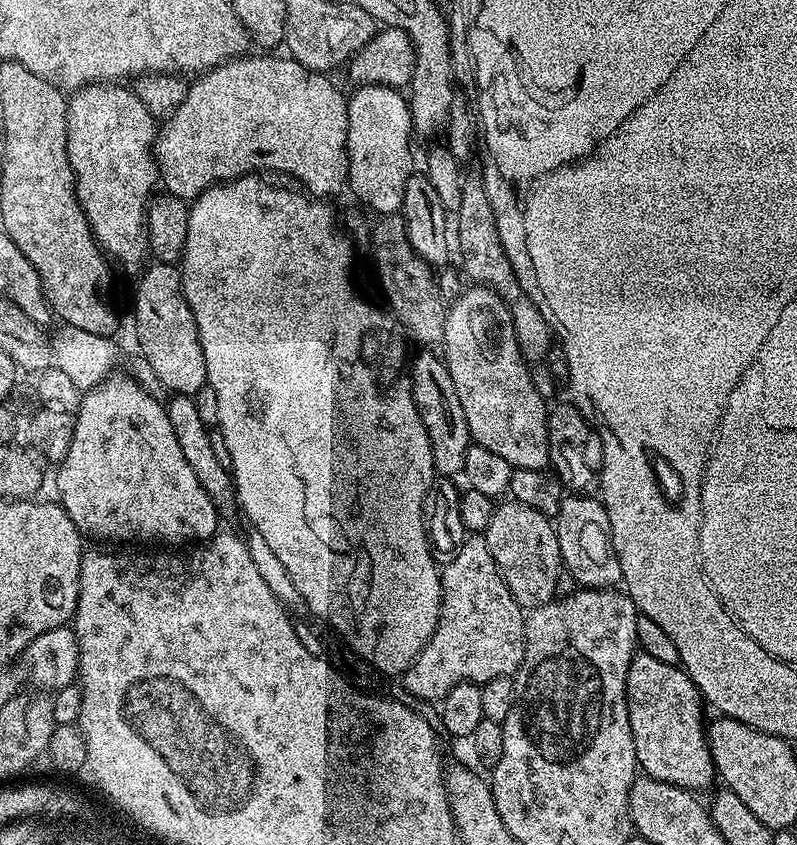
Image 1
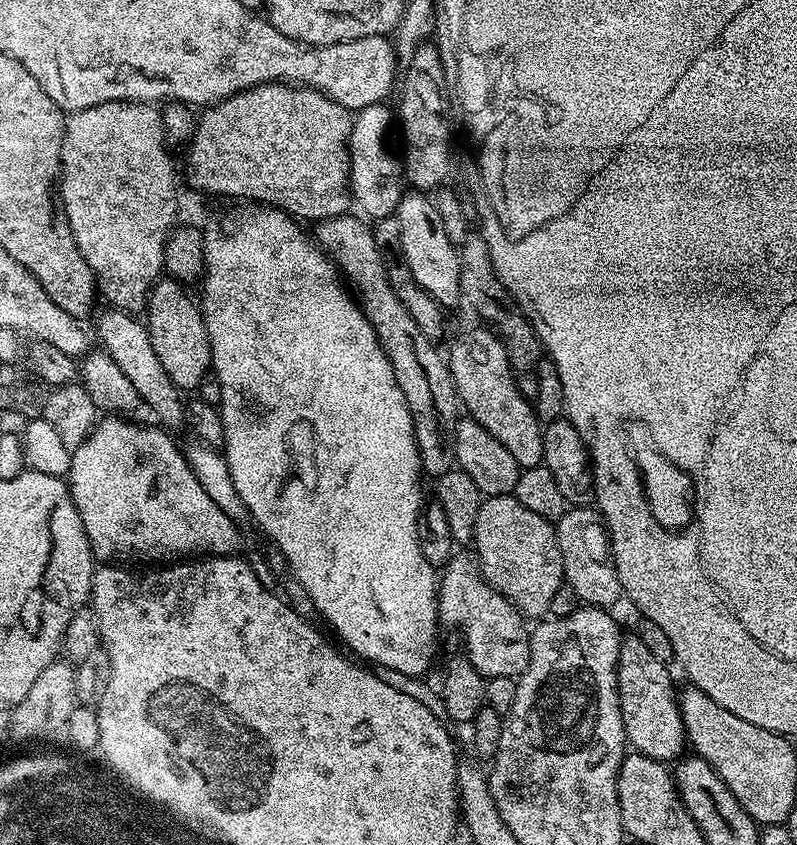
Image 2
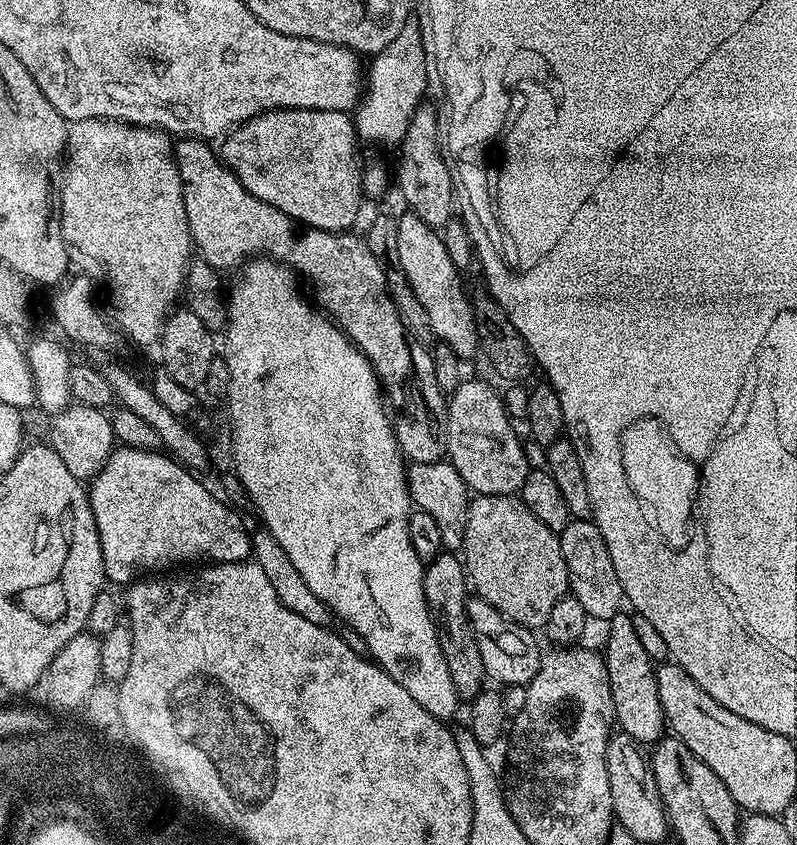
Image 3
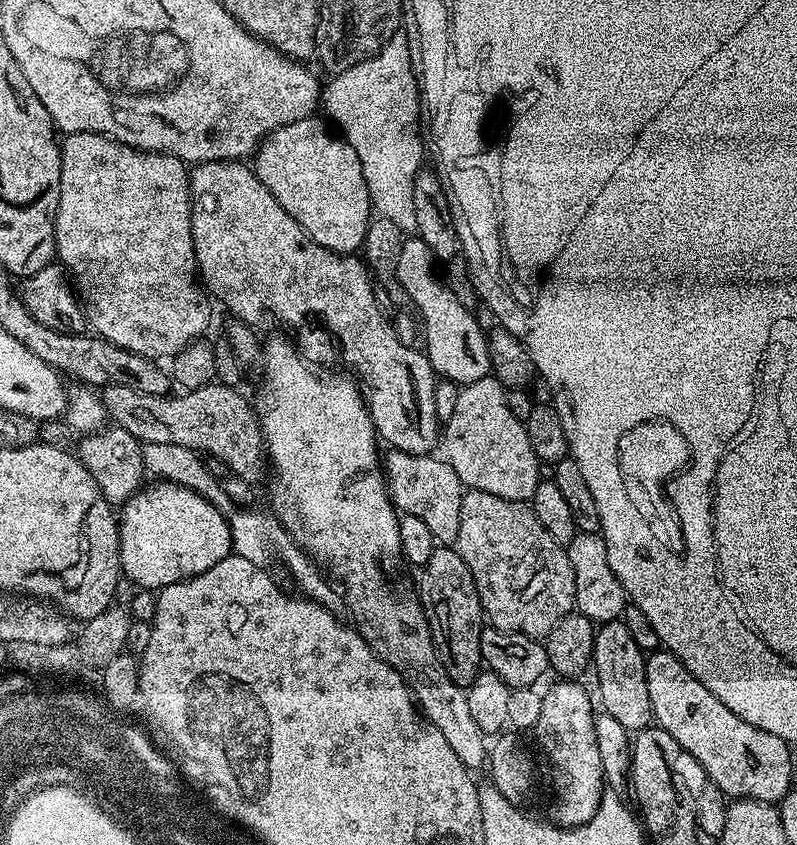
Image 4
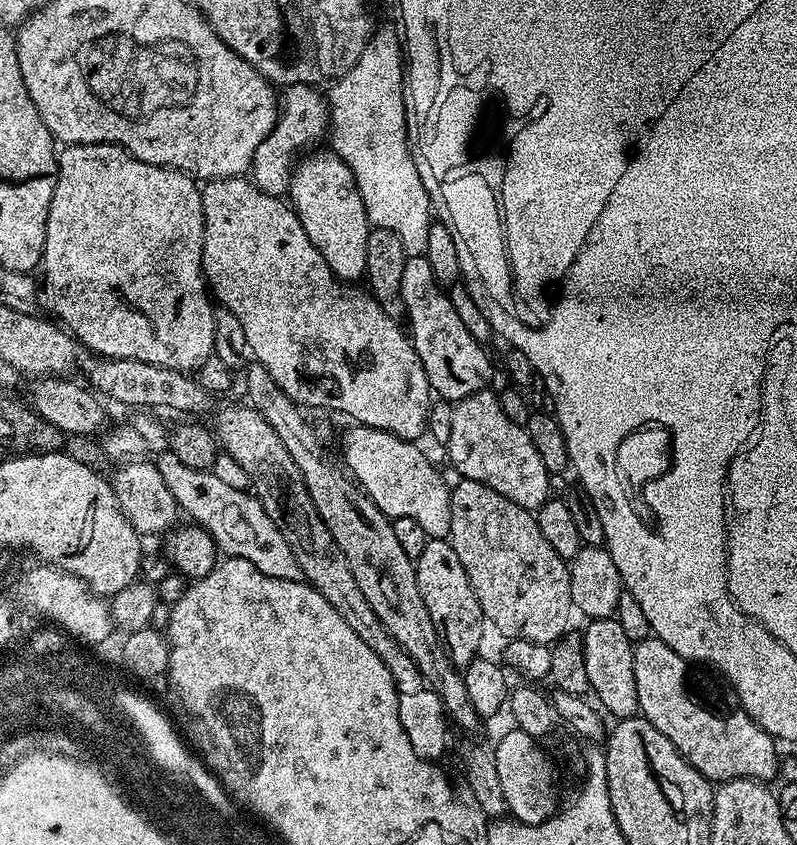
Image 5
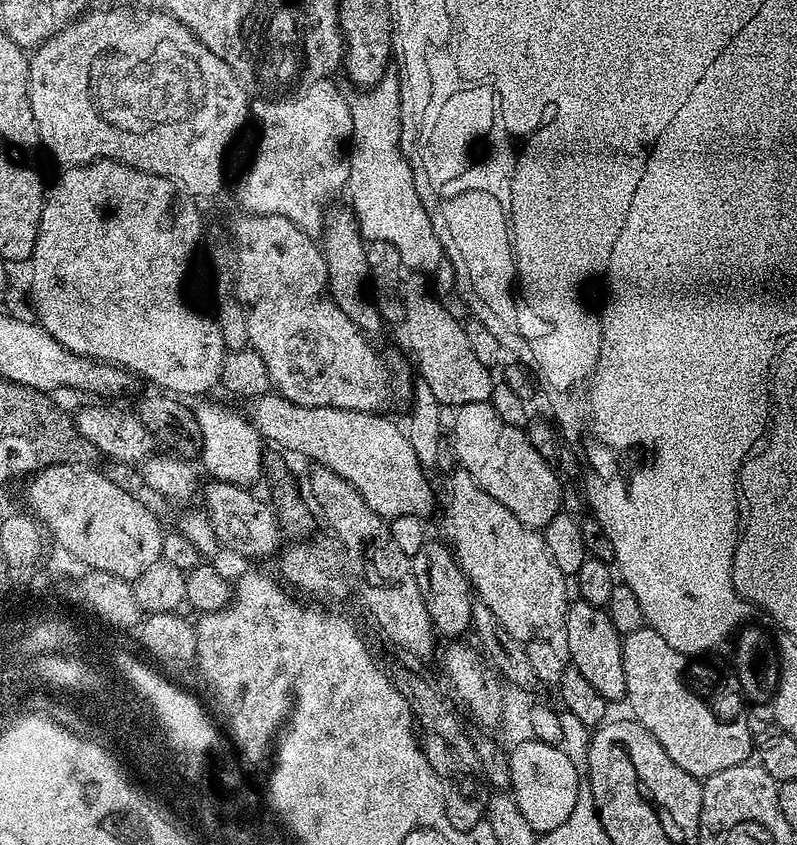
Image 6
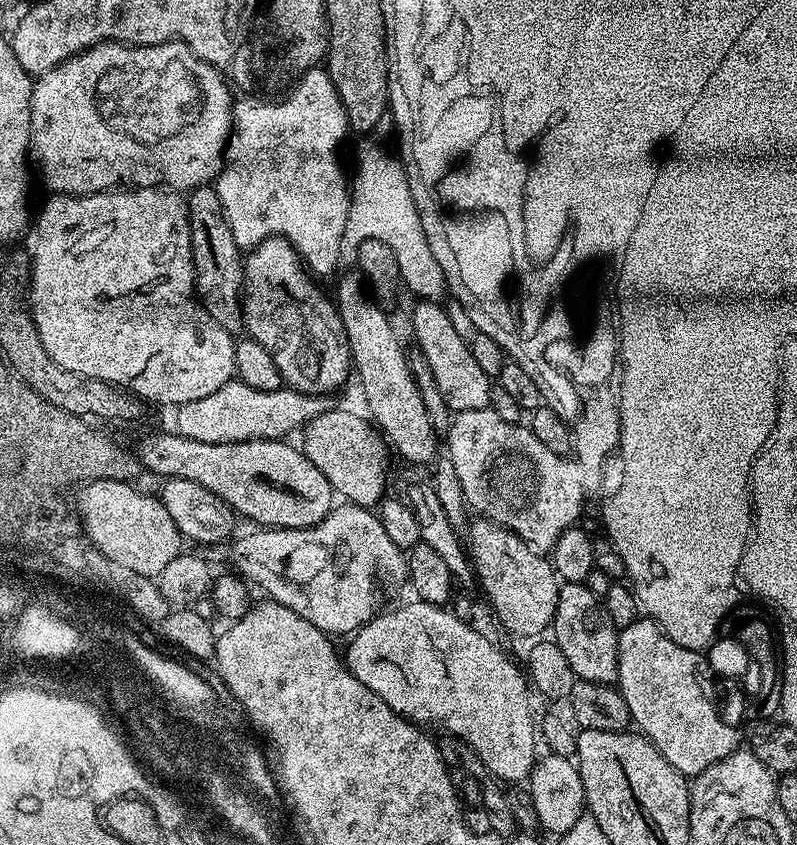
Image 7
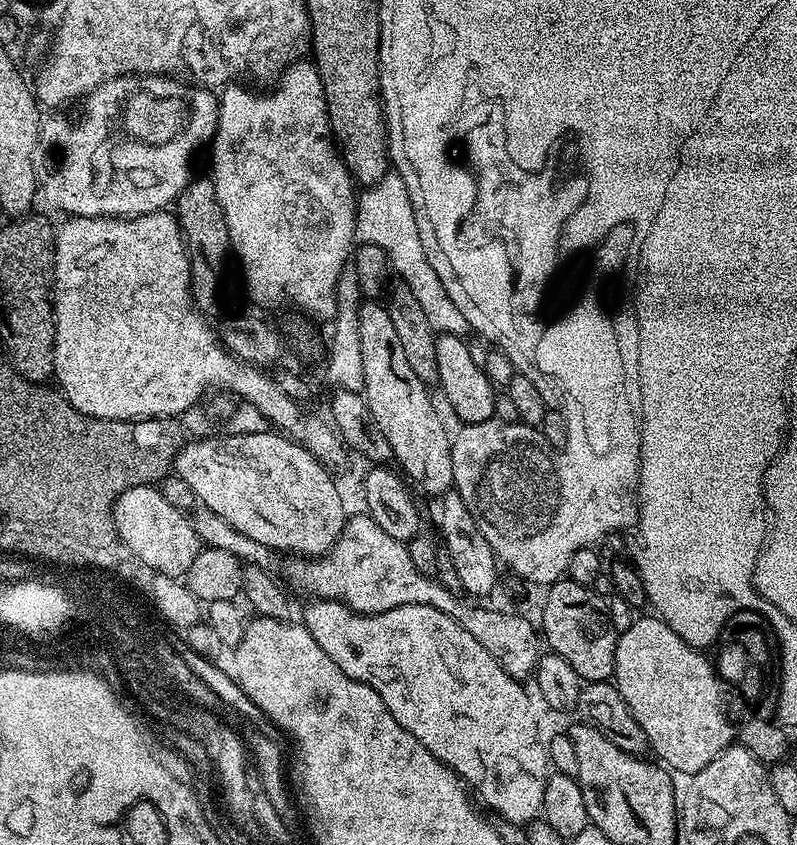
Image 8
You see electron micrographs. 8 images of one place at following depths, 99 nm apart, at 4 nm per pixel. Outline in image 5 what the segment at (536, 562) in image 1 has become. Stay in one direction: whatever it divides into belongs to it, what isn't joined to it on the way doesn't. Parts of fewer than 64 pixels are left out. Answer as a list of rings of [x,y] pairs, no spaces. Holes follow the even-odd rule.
[[[463,478],[457,481],[457,484],[451,485],[450,530],[446,539],[466,570],[466,577],[481,603],[485,620],[508,640],[525,640],[549,646],[555,644],[569,631],[568,615],[574,612],[569,565],[558,554],[554,554],[550,542],[542,538],[542,530],[538,530],[538,522],[529,509],[510,502],[510,498],[498,494],[498,490],[490,490],[490,486],[482,482]]]

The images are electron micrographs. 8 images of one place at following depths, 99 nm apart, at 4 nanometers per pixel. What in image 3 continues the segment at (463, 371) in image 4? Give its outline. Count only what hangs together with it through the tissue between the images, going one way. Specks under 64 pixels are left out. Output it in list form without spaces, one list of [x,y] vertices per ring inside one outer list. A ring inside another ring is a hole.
[[[405,211],[403,215],[404,217],[396,220],[398,271],[406,278],[410,290],[414,290],[418,302],[422,302],[431,335],[436,335],[454,355],[472,356],[478,352],[480,339],[476,333],[476,319],[472,313],[470,296],[464,293],[464,284],[460,281],[461,269],[450,262],[443,235],[437,229],[426,226],[426,222],[422,222],[422,218],[412,212]]]

